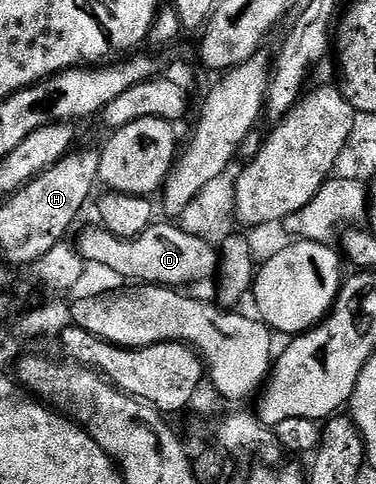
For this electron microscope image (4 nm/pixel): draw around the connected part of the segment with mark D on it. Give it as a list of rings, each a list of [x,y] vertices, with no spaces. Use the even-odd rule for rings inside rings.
[[[156,222],[145,229],[145,233],[132,239],[122,239],[104,231],[102,226],[94,225],[80,233],[77,250],[88,264],[96,263],[123,279],[131,279],[127,281],[135,285],[187,289],[190,283],[199,283],[210,275],[212,278],[219,270],[216,244],[208,239],[193,237],[193,233],[185,233],[183,227],[171,223]]]

